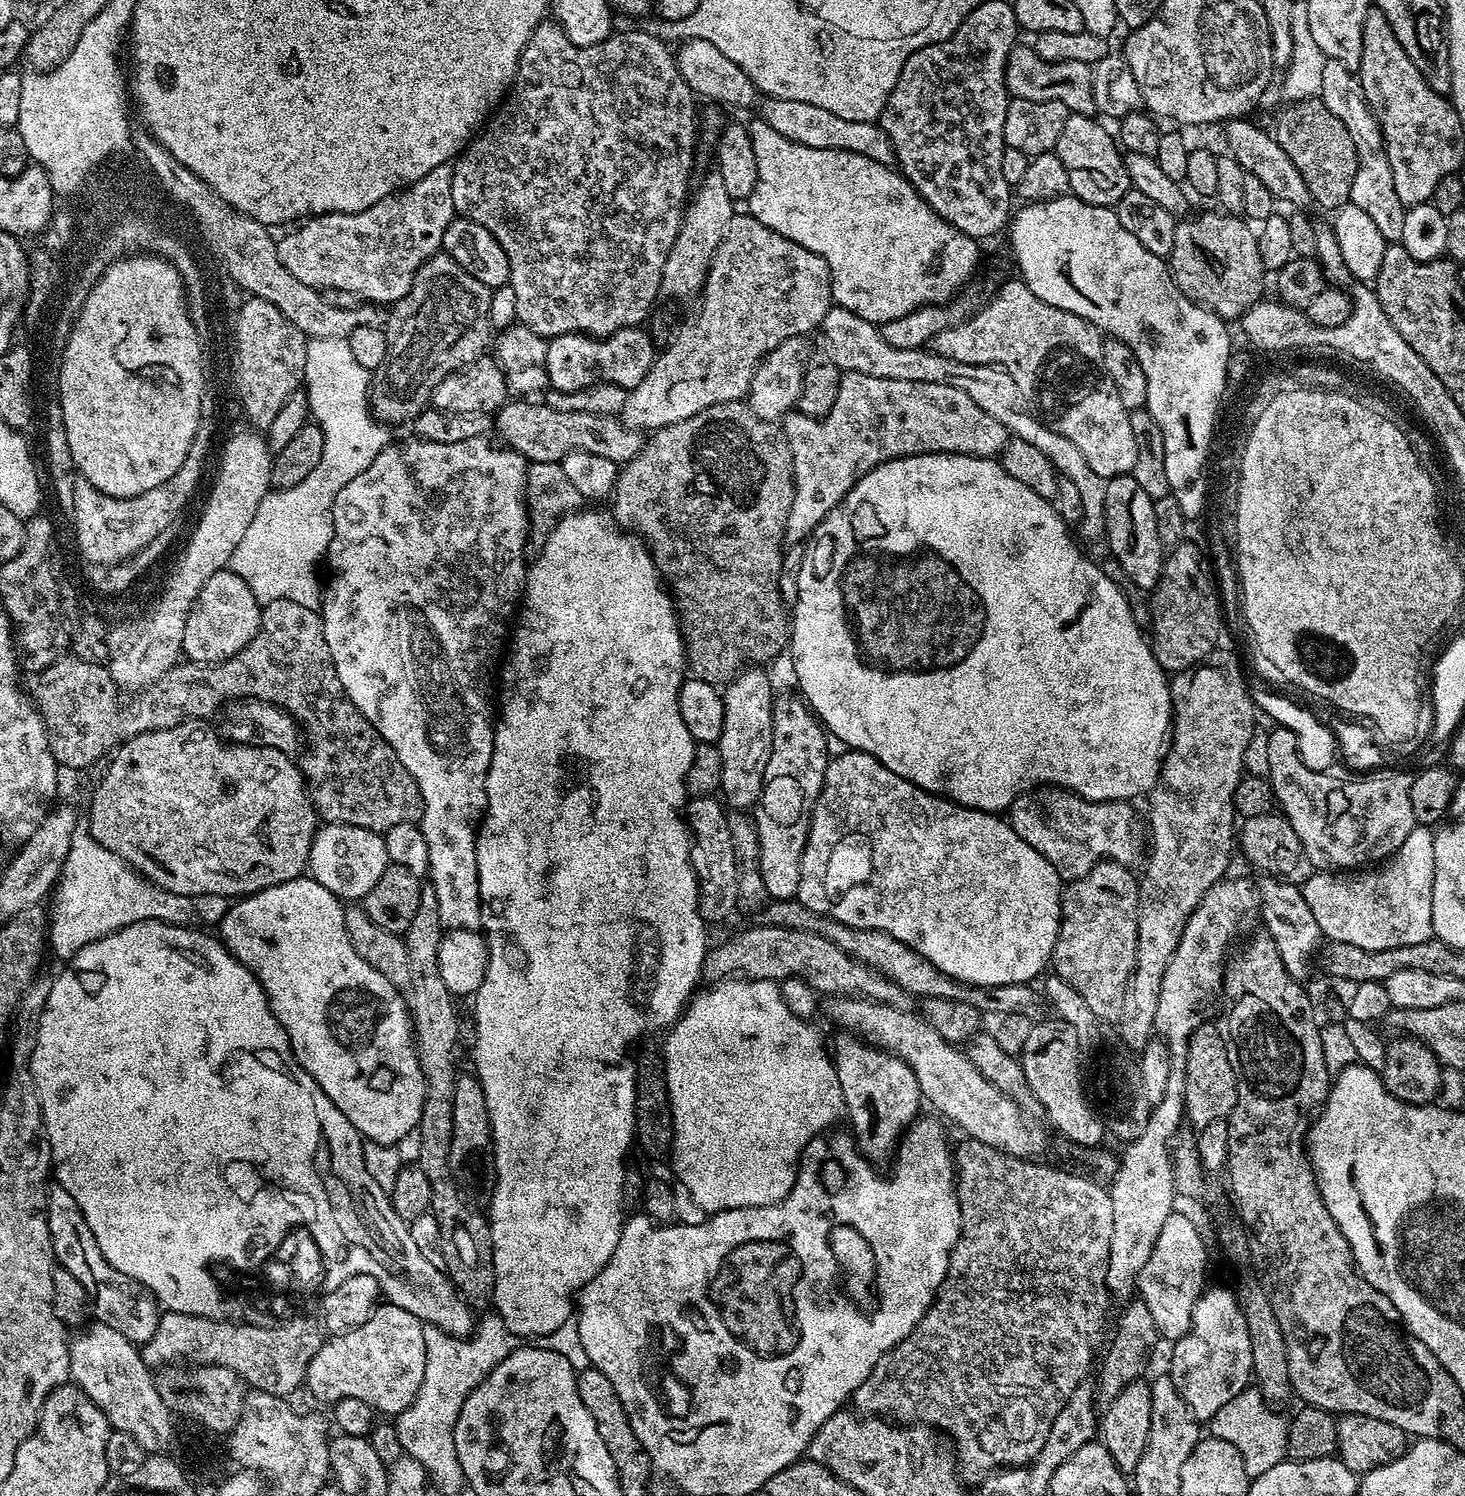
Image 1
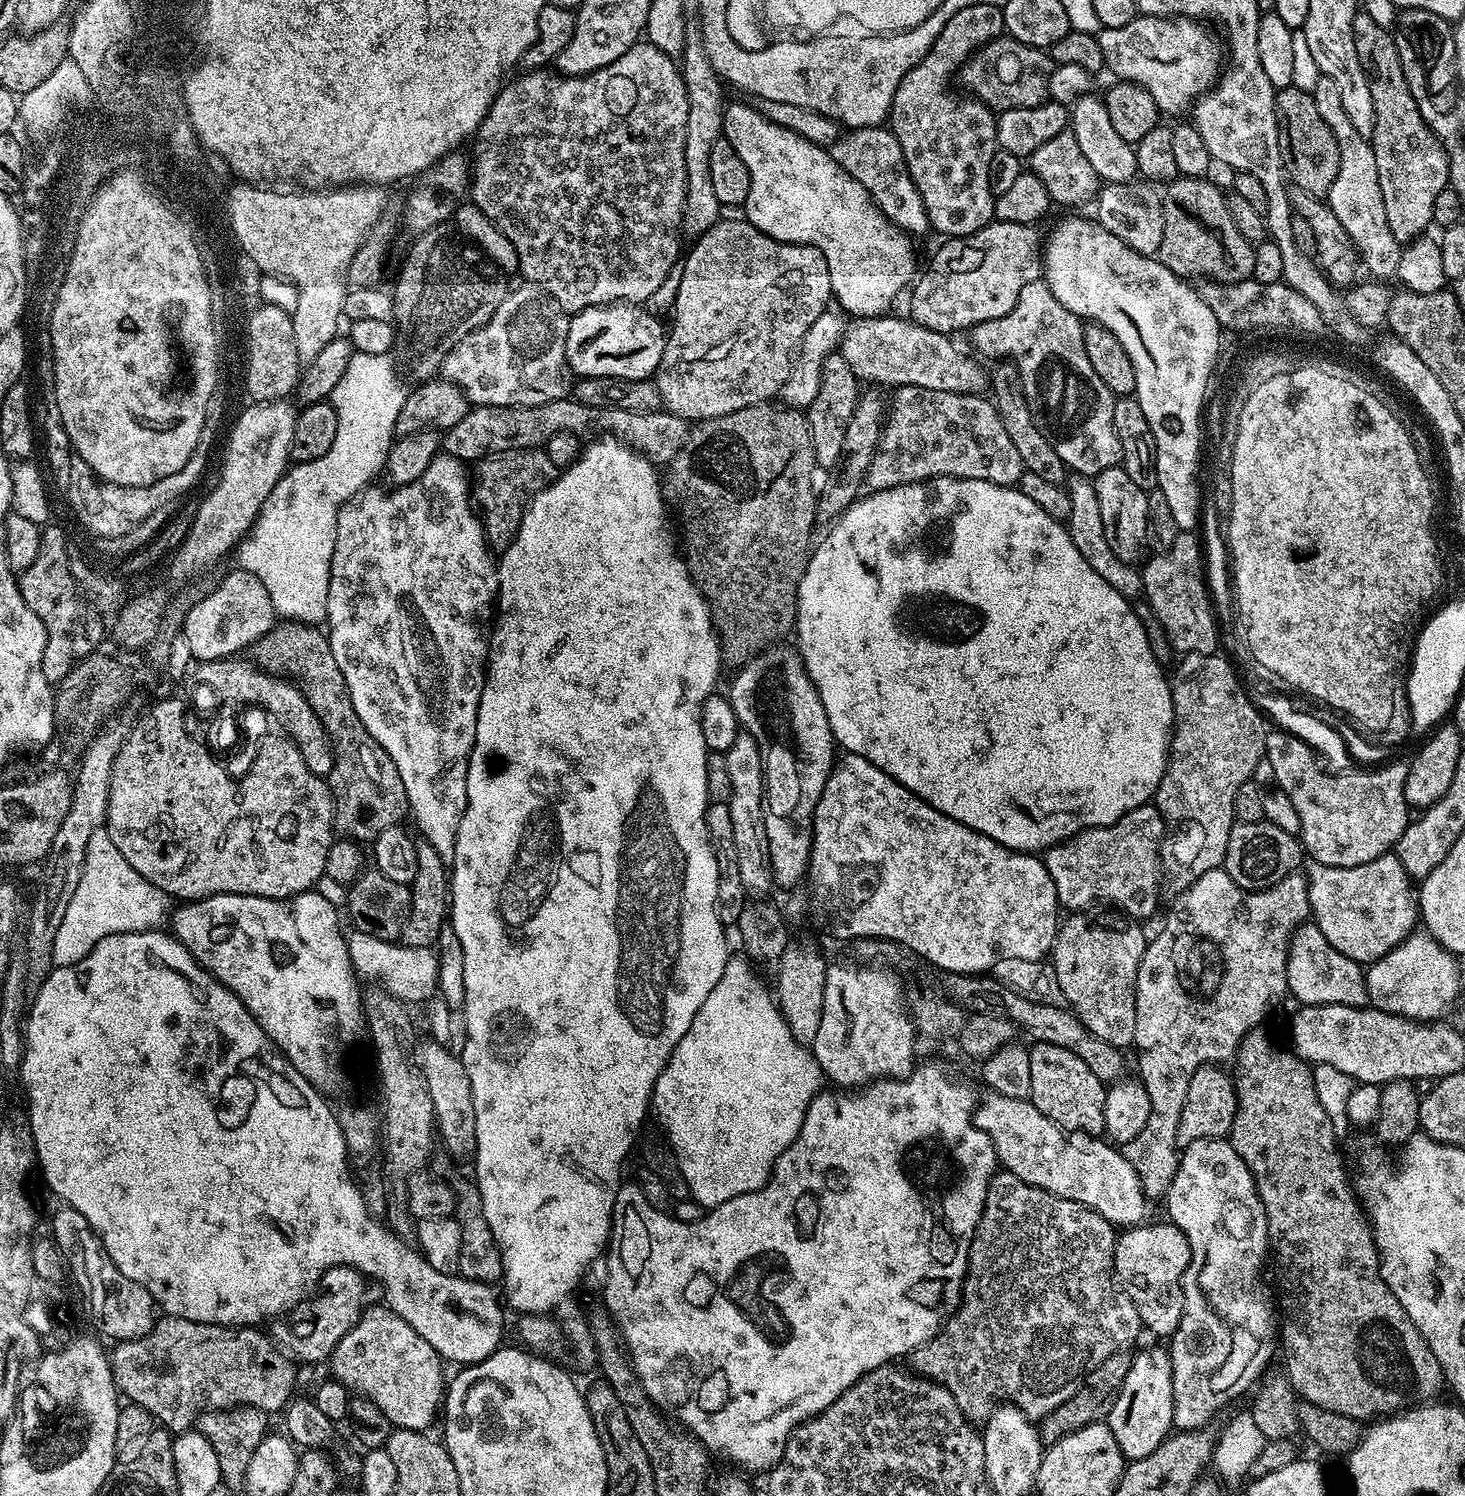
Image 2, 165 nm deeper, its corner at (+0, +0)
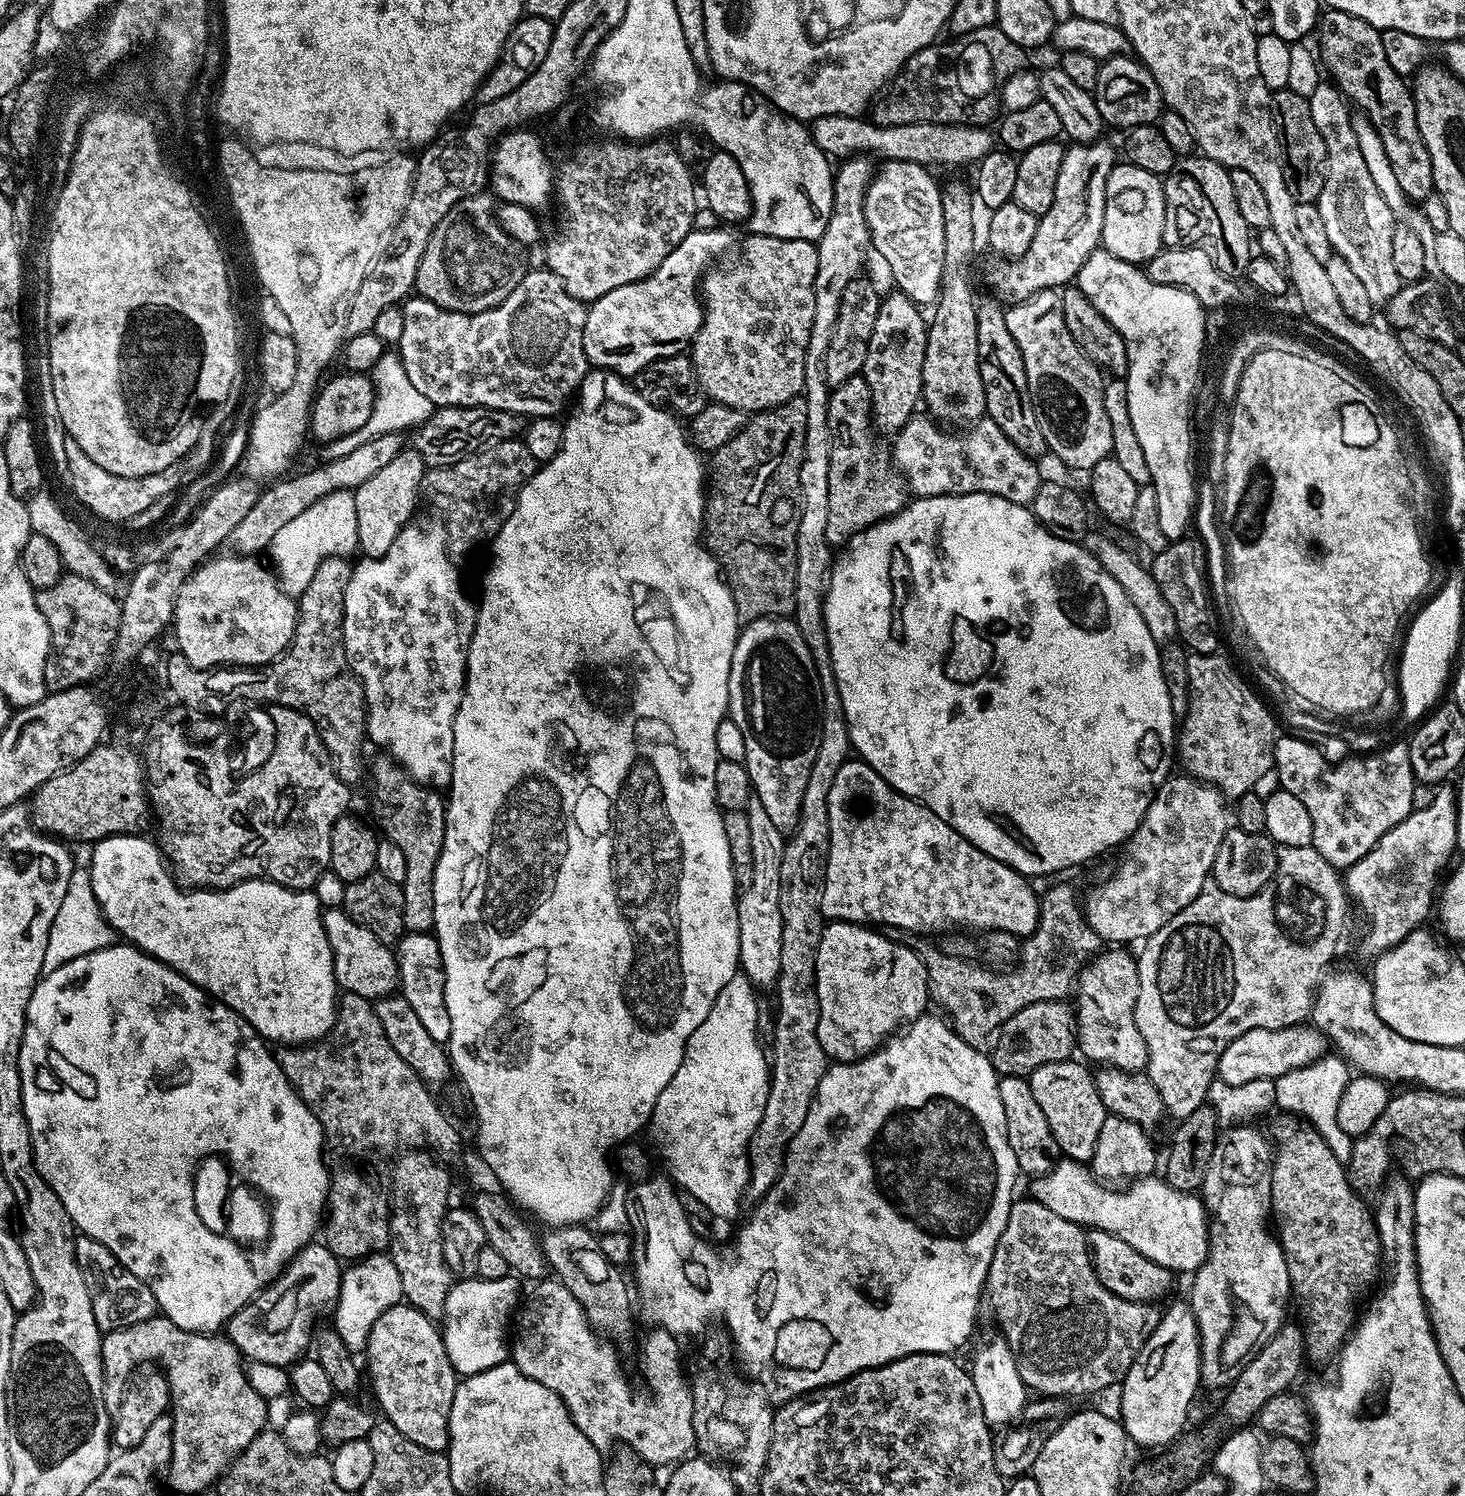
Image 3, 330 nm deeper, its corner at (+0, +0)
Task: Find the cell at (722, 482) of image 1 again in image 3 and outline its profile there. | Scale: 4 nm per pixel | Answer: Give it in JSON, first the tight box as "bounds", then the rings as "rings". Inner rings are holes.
{"bounds":[704,395,806,622],"rings":[[[799,395],[788,400],[785,404],[779,404],[777,408],[765,408],[762,412],[757,412],[744,425],[742,431],[730,442],[719,448],[717,452],[711,453],[710,464],[716,467],[716,473],[711,473],[710,487],[706,492],[706,503],[704,505],[704,530],[706,537],[706,547],[711,552],[712,557],[720,563],[720,571],[724,577],[724,583],[732,591],[736,614],[741,621],[751,622],[753,620],[766,620],[769,618],[788,618],[795,610],[795,572],[796,572],[796,535],[800,513],[798,511],[798,497],[800,488],[798,482],[798,470],[802,466],[802,454],[804,453],[804,443],[806,442],[806,402],[803,395]]]}

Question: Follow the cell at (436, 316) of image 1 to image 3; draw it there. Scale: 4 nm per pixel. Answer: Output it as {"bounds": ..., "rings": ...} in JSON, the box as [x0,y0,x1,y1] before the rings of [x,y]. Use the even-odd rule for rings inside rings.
{"bounds":[415,191,526,314],"rings":[[[487,191],[462,198],[426,242],[426,254],[418,262],[415,295],[439,308],[469,314],[501,304],[522,282],[526,271],[524,248],[506,229],[497,220],[493,197]]]}

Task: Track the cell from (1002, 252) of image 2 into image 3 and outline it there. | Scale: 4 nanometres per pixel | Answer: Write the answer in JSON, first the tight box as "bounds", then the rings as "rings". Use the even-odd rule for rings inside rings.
{"bounds":[988,143,1118,302],"rings":[[[1073,143],[1065,147],[1062,170],[1058,170],[1058,186],[1054,186],[1054,202],[1050,210],[1046,210],[1046,214],[1039,217],[1038,230],[1034,234],[1034,242],[1030,242],[1030,250],[1026,250],[1026,254],[1022,254],[1016,260],[1000,262],[996,272],[988,276],[989,282],[1001,292],[999,295],[1005,301],[1019,302],[1047,288],[1060,290],[1071,285],[1078,270],[1082,270],[1082,262],[1086,262],[1086,258],[1090,258],[1090,254],[1101,247],[1102,218],[1106,214],[1106,182],[1118,163],[1118,152],[1110,145],[1100,143]]]}

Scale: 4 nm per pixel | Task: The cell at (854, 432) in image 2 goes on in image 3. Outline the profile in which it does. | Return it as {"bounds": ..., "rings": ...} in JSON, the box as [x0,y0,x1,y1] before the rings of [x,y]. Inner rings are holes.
{"bounds":[862,290,928,433],"rings":[[[899,290],[885,295],[878,306],[878,318],[874,318],[874,334],[870,334],[862,373],[866,386],[872,391],[872,423],[877,433],[899,432],[917,411],[916,403],[921,403],[928,324],[920,312],[923,311],[916,303]]]}

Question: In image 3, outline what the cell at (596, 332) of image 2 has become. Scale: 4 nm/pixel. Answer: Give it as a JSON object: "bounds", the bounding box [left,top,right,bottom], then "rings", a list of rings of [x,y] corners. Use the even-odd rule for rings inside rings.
{"bounds":[582,226,732,378],"rings":[[[724,226],[716,227],[720,228],[697,227],[689,232],[686,238],[682,238],[682,242],[678,242],[678,246],[670,250],[666,258],[662,258],[662,266],[658,266],[658,270],[654,270],[652,276],[630,286],[618,286],[618,290],[610,290],[610,294],[602,294],[602,298],[591,301],[587,309],[588,317],[584,323],[582,346],[593,369],[632,378],[635,372],[636,375],[643,373],[647,364],[653,364],[655,360],[667,356],[681,355],[691,345],[704,320],[704,309],[698,295],[700,281],[706,269],[713,263],[711,260],[732,248],[732,236],[728,233],[731,231]]]}

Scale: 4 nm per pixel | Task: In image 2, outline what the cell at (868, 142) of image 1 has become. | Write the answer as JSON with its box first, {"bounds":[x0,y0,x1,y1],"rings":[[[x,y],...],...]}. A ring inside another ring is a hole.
{"bounds":[832,127,929,234],"rings":[[[887,127],[858,128],[832,145],[832,156],[870,194],[888,223],[904,234],[929,231],[926,206],[908,173],[898,138]]]}

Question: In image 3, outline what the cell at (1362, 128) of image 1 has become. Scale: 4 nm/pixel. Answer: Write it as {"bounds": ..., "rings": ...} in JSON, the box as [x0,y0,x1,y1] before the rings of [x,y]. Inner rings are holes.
{"bounds":[1308,82,1402,306],"rings":[[[1321,82],[1318,90],[1308,97],[1310,114],[1322,142],[1326,142],[1328,165],[1324,171],[1324,185],[1318,201],[1322,222],[1330,238],[1333,253],[1346,258],[1350,270],[1362,282],[1362,287],[1370,293],[1370,302],[1374,306],[1387,305],[1388,300],[1398,294],[1402,286],[1398,274],[1394,271],[1393,243],[1398,221],[1392,215],[1390,206],[1386,206],[1378,186],[1370,178],[1370,170],[1358,150],[1358,140],[1354,138],[1353,115],[1346,97],[1335,83]]]}

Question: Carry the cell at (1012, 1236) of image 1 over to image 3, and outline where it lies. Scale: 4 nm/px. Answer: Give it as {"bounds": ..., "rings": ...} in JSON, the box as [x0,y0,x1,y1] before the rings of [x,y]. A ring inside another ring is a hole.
{"bounds":[984,1198,1161,1398],"rings":[[[1035,1198],[1027,1199],[1013,1199],[1010,1218],[1006,1222],[1006,1230],[1002,1230],[1002,1238],[998,1238],[998,1246],[994,1250],[994,1258],[990,1262],[988,1277],[984,1283],[986,1304],[992,1307],[992,1312],[996,1315],[1001,1330],[1004,1331],[1001,1332],[1003,1339],[1007,1340],[1010,1350],[1014,1354],[1018,1374],[1022,1378],[1024,1387],[1040,1396],[1069,1398],[1068,1396],[1084,1396],[1087,1392],[1100,1392],[1103,1388],[1110,1387],[1111,1384],[1119,1385],[1123,1381],[1124,1375],[1130,1370],[1132,1363],[1135,1362],[1136,1355],[1142,1350],[1142,1346],[1158,1326],[1161,1313],[1158,1308],[1156,1312],[1157,1305],[1155,1303],[1127,1300],[1106,1290],[1106,1286],[1102,1286],[1102,1282],[1096,1276],[1096,1271],[1092,1268],[1092,1258],[1085,1229],[1066,1218],[1058,1218],[1058,1214],[1054,1214],[1054,1210],[1046,1210],[1046,1206],[1042,1206]]]}

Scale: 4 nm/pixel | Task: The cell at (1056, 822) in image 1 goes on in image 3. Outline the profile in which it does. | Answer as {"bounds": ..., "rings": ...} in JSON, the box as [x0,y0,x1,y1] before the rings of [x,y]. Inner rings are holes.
{"bounds":[1083,774,1230,946],"rings":[[[1187,774],[1176,775],[1169,775],[1156,791],[1156,797],[1150,802],[1138,830],[1134,830],[1134,834],[1123,845],[1124,857],[1116,873],[1083,905],[1088,925],[1096,931],[1101,941],[1128,946],[1131,940],[1147,940],[1162,930],[1162,926],[1166,926],[1174,914],[1186,910],[1186,906],[1190,906],[1190,902],[1194,902],[1194,898],[1198,898],[1198,894],[1209,883],[1218,846],[1230,827],[1230,808],[1224,805],[1224,793],[1219,792],[1213,784],[1206,784]]]}

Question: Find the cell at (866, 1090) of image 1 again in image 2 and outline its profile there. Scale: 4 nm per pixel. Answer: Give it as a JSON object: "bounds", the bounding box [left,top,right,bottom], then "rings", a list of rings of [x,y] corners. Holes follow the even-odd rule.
{"bounds":[810,964,918,1086],"rings":[[[828,964],[828,973],[825,982],[825,1000],[822,1002],[821,1025],[818,1028],[817,1037],[810,1045],[810,1051],[820,1064],[821,1073],[833,1080],[836,1086],[864,1086],[869,1082],[875,1082],[881,1078],[903,1078],[912,1071],[914,1059],[912,1060],[912,1051],[916,1048],[918,1033],[916,1025],[912,1023],[912,1017],[908,1011],[906,1003],[906,993],[901,977],[897,975],[891,967],[879,966],[880,968],[871,968],[868,964]]]}

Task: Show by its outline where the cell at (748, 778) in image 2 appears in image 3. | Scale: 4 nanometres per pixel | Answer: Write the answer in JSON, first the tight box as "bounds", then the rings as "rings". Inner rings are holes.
{"bounds":[737,794,786,990],"rings":[[[754,794],[748,807],[750,822],[750,847],[754,853],[754,879],[750,882],[750,890],[746,890],[737,899],[738,938],[740,939],[739,971],[757,990],[771,989],[780,976],[782,962],[782,906],[780,891],[782,890],[782,854],[786,843],[785,833],[774,826],[774,822],[766,815],[762,802]]]}

